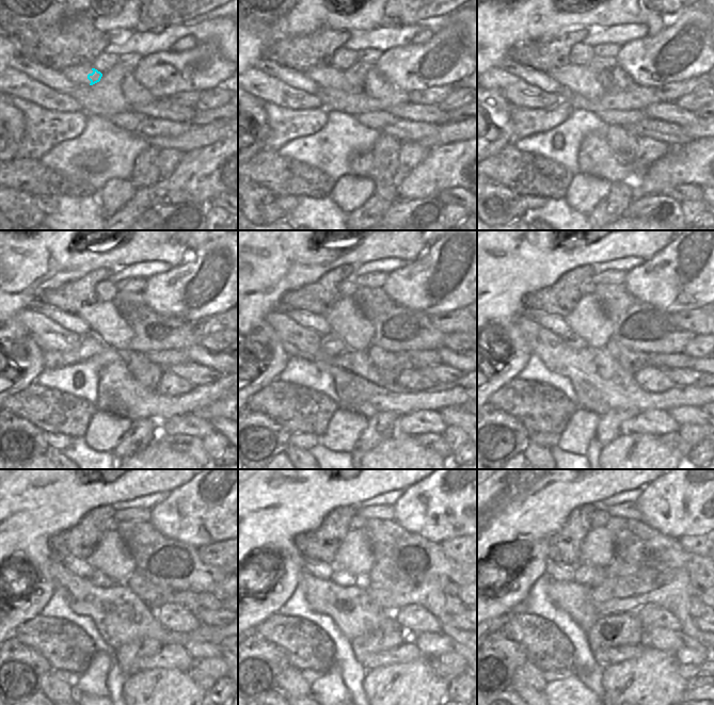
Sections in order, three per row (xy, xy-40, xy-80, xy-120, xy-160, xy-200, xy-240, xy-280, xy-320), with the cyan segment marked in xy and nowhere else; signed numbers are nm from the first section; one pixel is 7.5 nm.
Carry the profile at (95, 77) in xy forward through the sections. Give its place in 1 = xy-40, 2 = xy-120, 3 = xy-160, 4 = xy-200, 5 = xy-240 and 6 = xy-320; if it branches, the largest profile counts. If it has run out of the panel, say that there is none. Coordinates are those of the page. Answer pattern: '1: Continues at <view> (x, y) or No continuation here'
1: Continues at xy-40 (337, 80)
2: Continues at xy-120 (106, 324)
3: Continues at xy-160 (347, 321)
4: Continues at xy-200 (588, 320)
5: Continues at xy-240 (112, 557)
6: Continues at xy-320 (598, 548)

